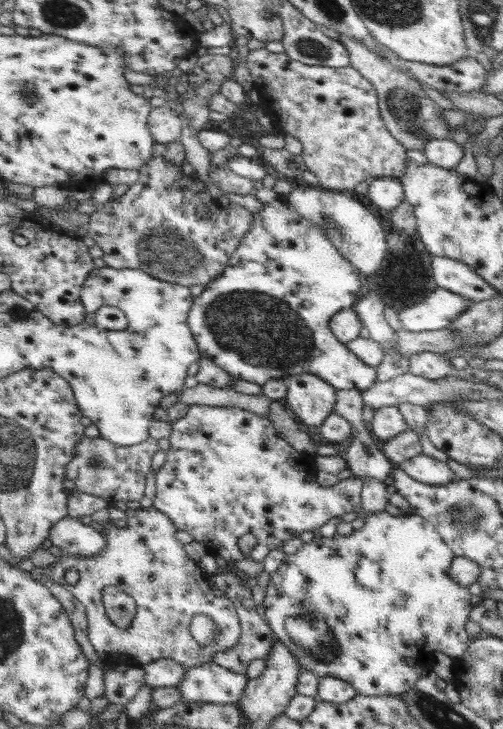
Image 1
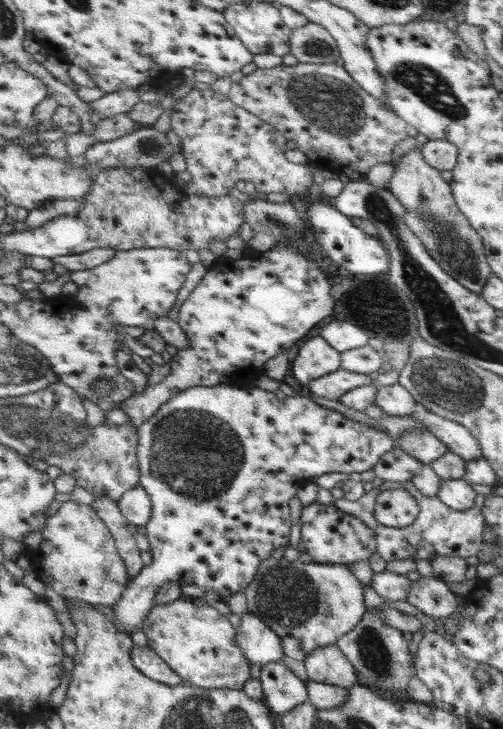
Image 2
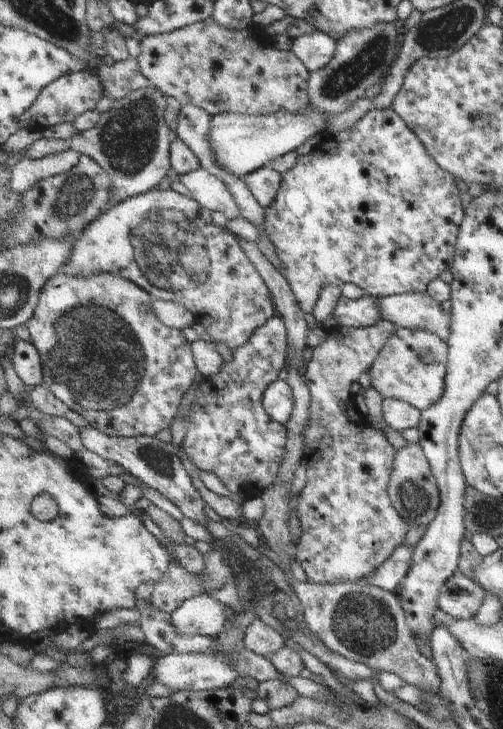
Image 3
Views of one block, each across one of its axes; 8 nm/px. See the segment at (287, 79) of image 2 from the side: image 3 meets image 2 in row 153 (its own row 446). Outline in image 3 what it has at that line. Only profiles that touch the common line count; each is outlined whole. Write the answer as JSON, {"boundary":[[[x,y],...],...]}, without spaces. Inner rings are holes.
{"boundary":[[[385,319],[381,320],[377,326],[371,326],[371,328],[349,327],[344,324],[334,327],[327,331],[327,338],[324,342],[315,348],[313,359],[306,367],[307,386],[309,386],[311,391],[312,401],[311,420],[309,420],[307,430],[305,430],[305,436],[303,436],[303,438],[305,438],[305,458],[302,464],[305,464],[307,480],[303,490],[300,492],[296,506],[296,516],[303,529],[302,547],[299,552],[301,558],[299,558],[297,562],[304,569],[311,583],[330,585],[343,582],[359,583],[365,580],[367,576],[375,576],[375,572],[379,572],[379,568],[383,566],[386,560],[391,558],[395,549],[405,542],[405,536],[409,534],[410,524],[407,524],[407,520],[405,520],[398,509],[395,508],[394,502],[390,497],[390,478],[394,471],[394,460],[398,454],[398,450],[395,450],[395,448],[389,444],[389,440],[387,440],[383,432],[379,432],[379,430],[375,430],[373,426],[370,426],[366,414],[361,407],[360,400],[351,392],[351,386],[359,380],[359,376],[361,376],[363,372],[369,372],[374,362],[379,361],[380,352],[387,348],[389,339],[397,331],[398,326]]]}

